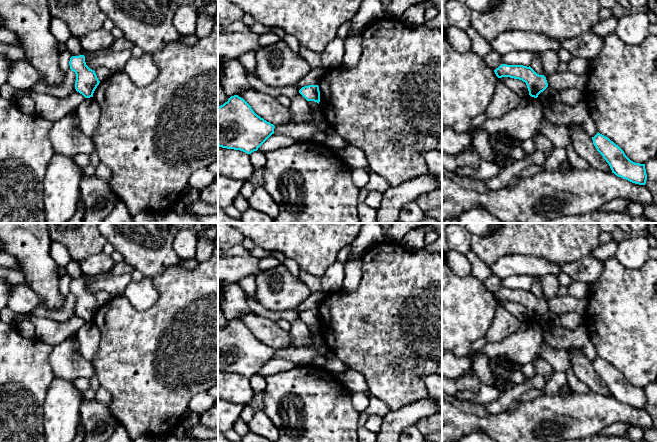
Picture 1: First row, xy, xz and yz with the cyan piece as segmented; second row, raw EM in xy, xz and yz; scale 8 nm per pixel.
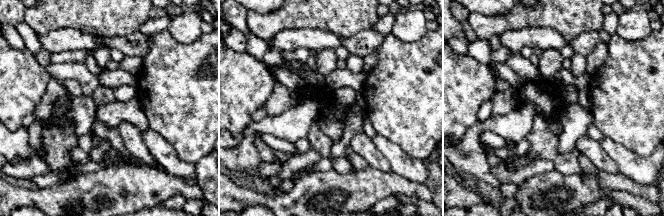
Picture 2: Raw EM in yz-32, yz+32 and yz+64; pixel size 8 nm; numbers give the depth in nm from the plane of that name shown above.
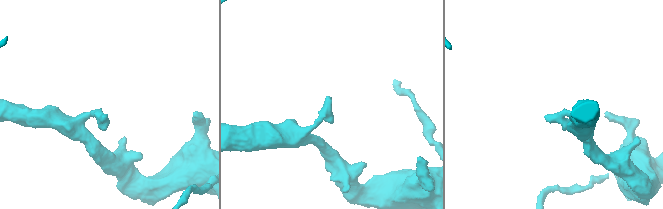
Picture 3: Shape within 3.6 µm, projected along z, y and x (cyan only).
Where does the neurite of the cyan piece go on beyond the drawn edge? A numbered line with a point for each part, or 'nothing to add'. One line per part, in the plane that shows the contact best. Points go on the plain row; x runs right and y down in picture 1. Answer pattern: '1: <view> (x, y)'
nothing to add

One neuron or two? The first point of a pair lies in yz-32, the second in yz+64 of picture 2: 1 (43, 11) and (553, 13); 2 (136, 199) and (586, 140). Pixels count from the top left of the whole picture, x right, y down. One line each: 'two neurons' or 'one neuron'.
1: one neuron
2: two neurons

